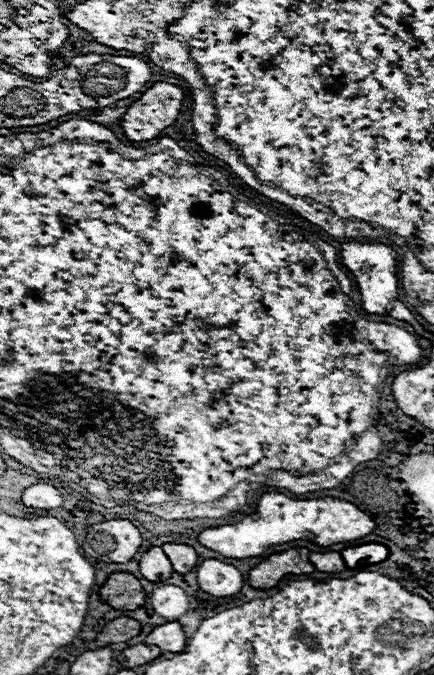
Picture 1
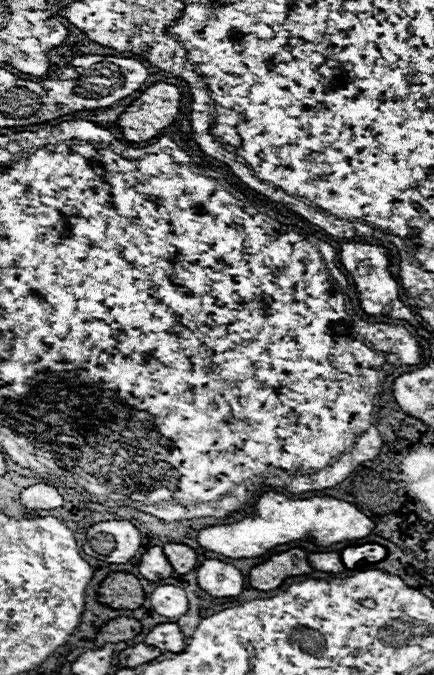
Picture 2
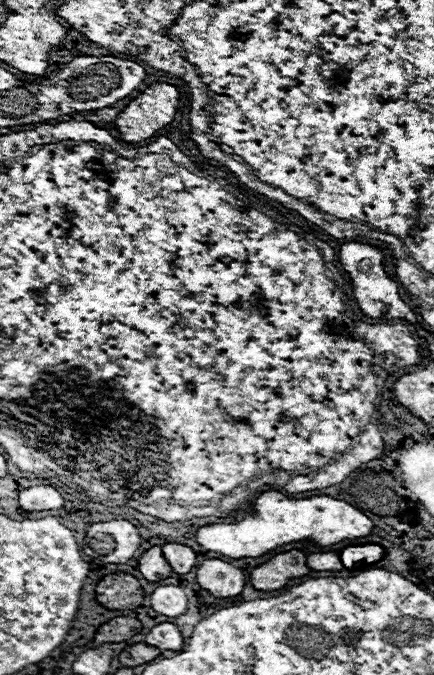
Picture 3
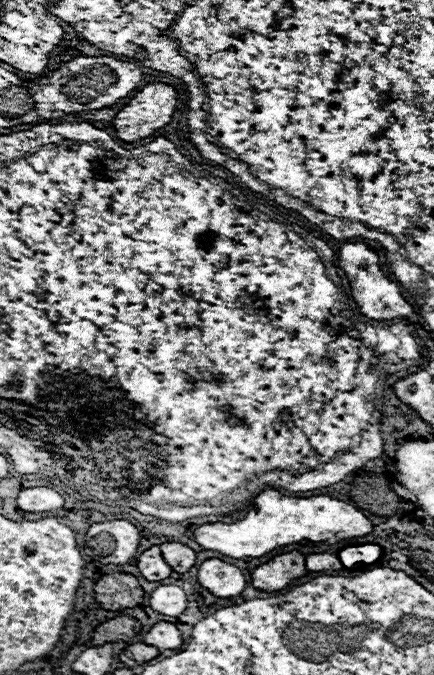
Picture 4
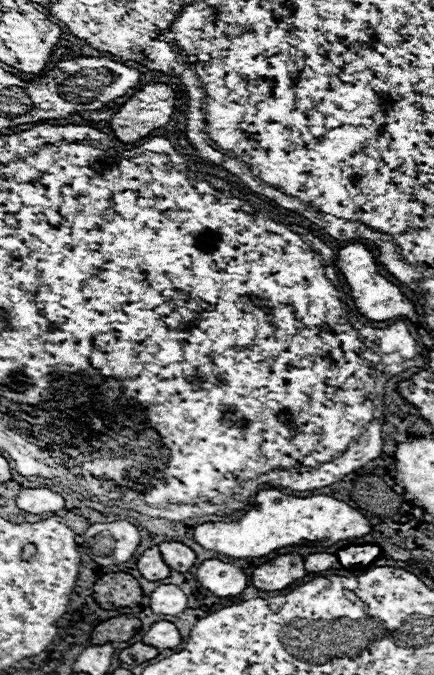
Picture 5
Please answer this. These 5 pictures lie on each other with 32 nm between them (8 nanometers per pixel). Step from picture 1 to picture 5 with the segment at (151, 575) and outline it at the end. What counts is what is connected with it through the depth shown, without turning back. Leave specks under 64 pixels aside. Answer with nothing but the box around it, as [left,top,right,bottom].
[138,546,172,582]

